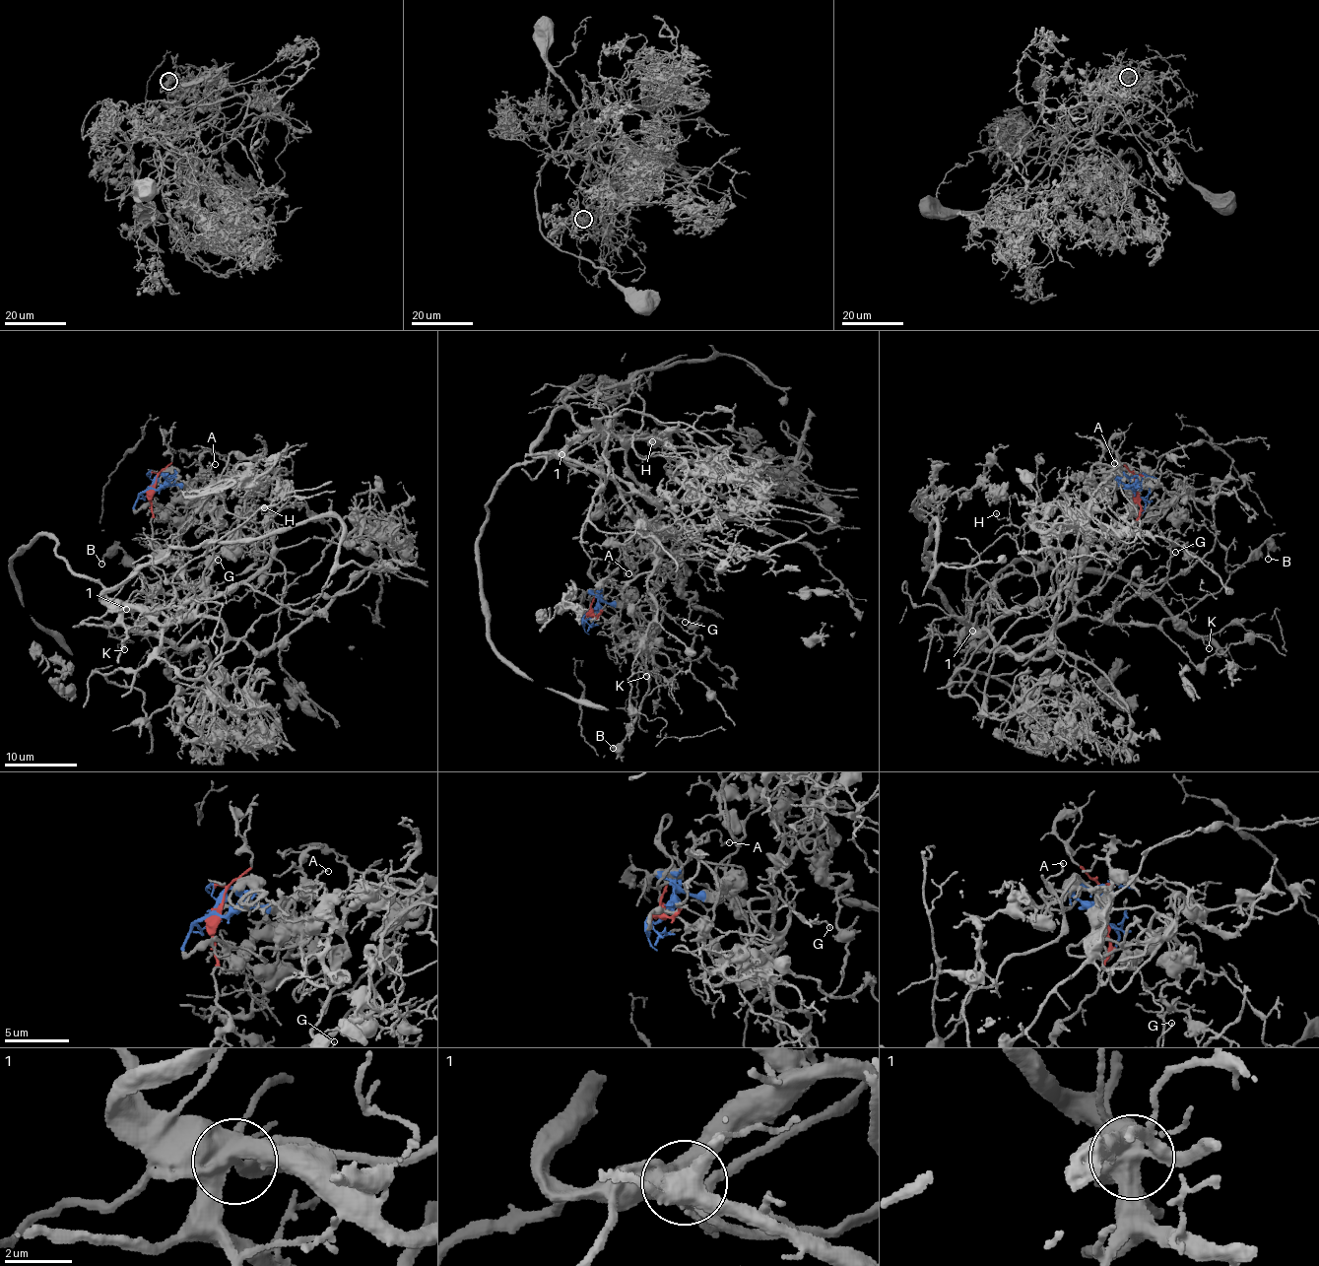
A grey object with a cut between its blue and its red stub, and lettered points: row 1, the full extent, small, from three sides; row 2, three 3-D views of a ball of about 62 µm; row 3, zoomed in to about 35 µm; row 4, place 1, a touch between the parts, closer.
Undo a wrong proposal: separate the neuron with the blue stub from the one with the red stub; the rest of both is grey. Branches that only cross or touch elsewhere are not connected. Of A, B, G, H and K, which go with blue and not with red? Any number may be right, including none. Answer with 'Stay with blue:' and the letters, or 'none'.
Stay with blue: A

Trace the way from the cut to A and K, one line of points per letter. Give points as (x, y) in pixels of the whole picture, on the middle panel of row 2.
A: (589, 611), (595, 608), (609, 572), (616, 573), (623, 566), (626, 574), (628, 573)
K: (589, 611), (603, 607), (619, 547), (639, 535), (654, 546), (647, 589), (657, 616), (631, 669), (646, 676)

